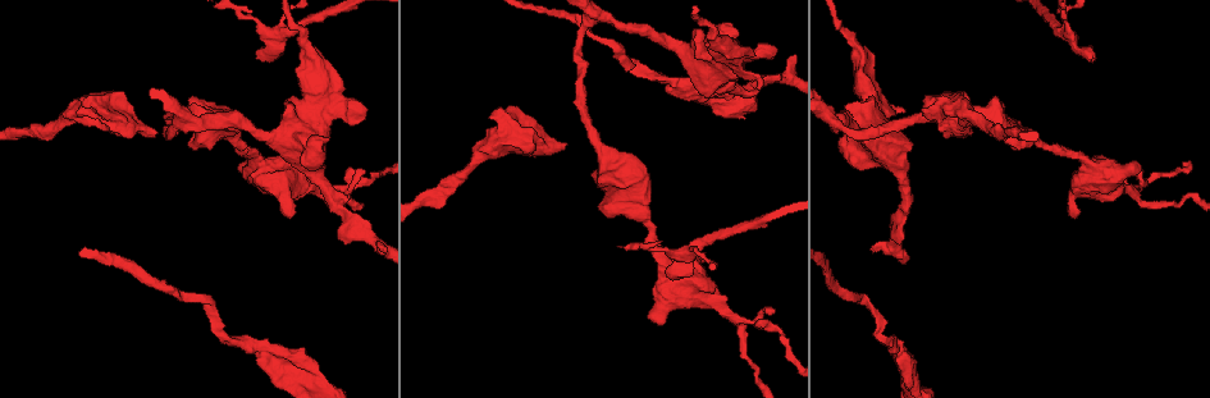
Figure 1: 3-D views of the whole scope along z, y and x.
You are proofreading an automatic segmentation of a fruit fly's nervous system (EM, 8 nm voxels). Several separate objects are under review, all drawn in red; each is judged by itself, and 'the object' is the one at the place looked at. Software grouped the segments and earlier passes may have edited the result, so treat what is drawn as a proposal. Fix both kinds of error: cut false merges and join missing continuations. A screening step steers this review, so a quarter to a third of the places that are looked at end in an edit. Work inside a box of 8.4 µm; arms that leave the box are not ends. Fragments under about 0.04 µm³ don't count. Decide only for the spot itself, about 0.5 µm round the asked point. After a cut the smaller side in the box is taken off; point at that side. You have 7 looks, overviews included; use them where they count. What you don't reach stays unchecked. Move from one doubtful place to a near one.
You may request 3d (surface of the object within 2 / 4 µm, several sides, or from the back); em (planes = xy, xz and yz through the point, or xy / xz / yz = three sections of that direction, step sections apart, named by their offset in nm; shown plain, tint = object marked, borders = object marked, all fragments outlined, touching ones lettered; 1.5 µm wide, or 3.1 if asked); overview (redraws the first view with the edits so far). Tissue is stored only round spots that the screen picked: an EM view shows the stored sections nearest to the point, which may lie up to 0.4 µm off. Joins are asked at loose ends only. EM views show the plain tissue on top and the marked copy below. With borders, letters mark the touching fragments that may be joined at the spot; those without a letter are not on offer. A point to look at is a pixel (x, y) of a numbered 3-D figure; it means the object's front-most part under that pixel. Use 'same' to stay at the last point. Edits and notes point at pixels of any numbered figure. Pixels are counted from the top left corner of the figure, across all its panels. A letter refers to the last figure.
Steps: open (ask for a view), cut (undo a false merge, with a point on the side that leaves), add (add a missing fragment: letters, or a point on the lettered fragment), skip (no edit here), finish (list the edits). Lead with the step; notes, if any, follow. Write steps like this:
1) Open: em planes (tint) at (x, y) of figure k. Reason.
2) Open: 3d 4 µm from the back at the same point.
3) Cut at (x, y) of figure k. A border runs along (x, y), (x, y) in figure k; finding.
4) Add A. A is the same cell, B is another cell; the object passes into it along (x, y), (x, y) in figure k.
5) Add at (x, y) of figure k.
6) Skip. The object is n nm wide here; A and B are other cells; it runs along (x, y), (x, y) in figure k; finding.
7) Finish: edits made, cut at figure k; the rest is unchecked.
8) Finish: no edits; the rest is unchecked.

Open: 3d 4 µm at (645, 167) of figure 1. An open end.

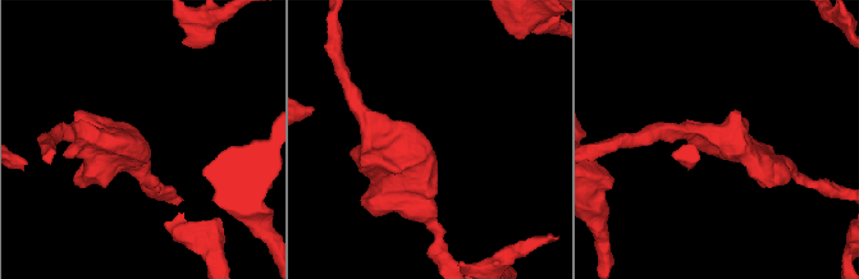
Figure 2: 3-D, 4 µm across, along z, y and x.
Open: em planes (borders) at (144, 143) of figure 2.

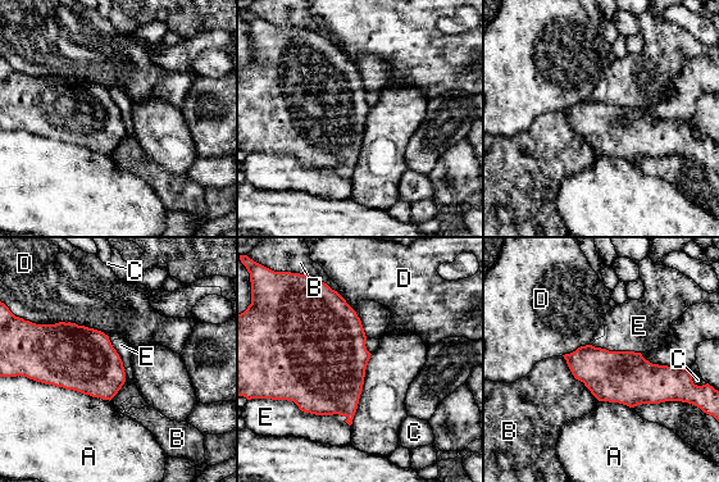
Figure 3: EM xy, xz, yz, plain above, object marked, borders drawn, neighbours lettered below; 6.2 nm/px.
Skip. A, B, C, D and E are other cells; none of them fits.

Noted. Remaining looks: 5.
Open: em planes (tint) at (1085, 56) of figure 1. Branch stops here.

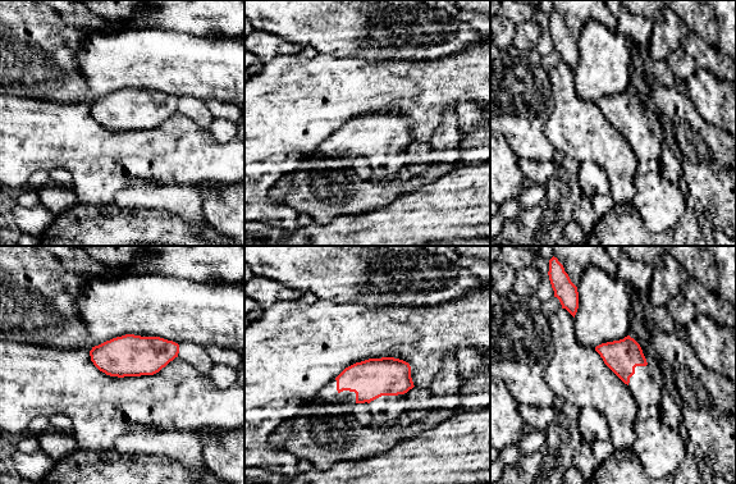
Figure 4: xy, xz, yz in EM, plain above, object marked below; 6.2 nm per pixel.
Open: em planes (borders) at the same point. See the neighbours.

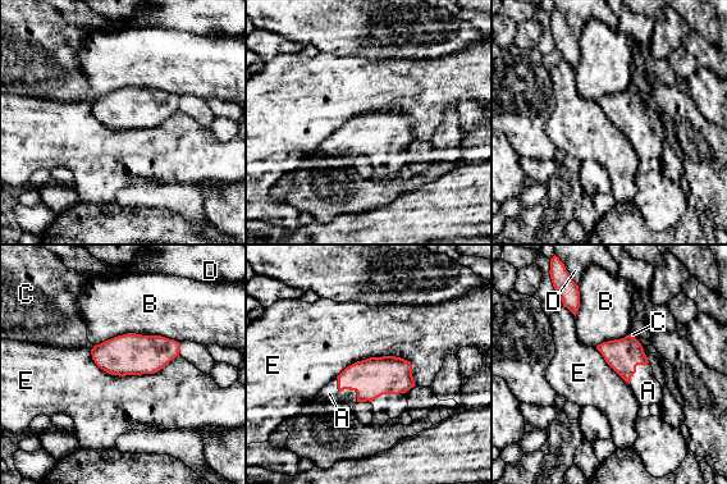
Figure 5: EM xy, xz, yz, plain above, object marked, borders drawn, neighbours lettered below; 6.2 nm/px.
Add A. The longest contact is with E, 550 nm; A is the same cell, B, C, D and E are other cells; it goes on there.

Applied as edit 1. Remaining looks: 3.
Open: em xz step 8 (tint) at (565, 142) of figure 1. An open end.

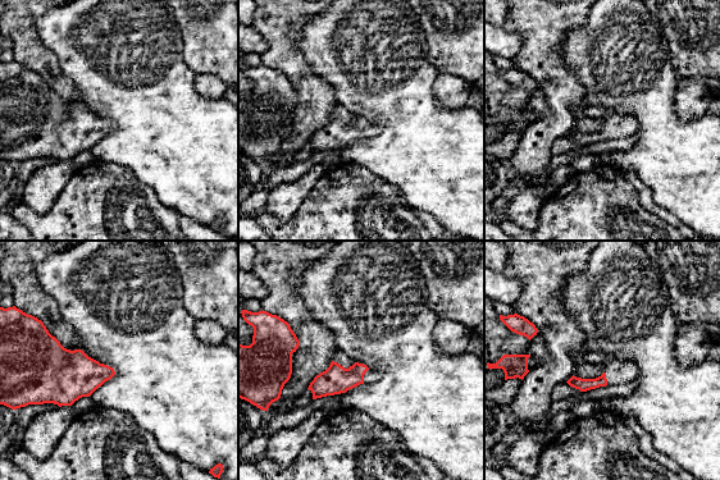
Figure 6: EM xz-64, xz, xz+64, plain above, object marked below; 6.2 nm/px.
Open: em planes (borders) at the same point. Cut it another way.

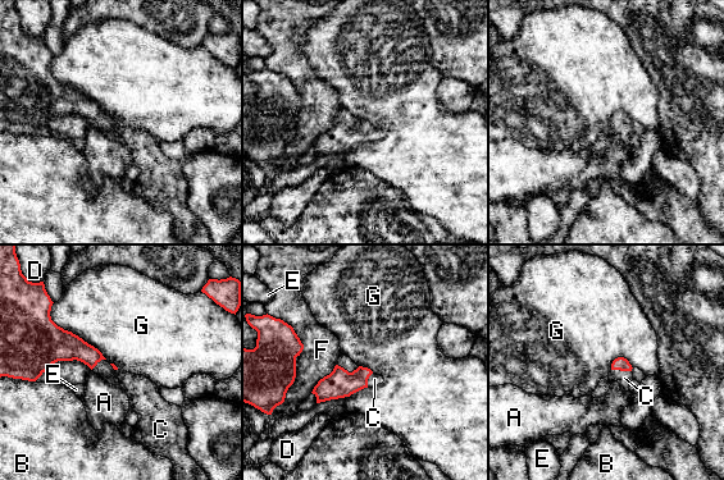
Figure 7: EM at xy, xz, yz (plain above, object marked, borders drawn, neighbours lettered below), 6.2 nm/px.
Add C. C is the same cell, A, B, D, E, F and G are other cells; it goes on there.

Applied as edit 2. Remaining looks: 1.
Finish: edits made, add at figure 5, add at figure 7; the rest is unchecked.

